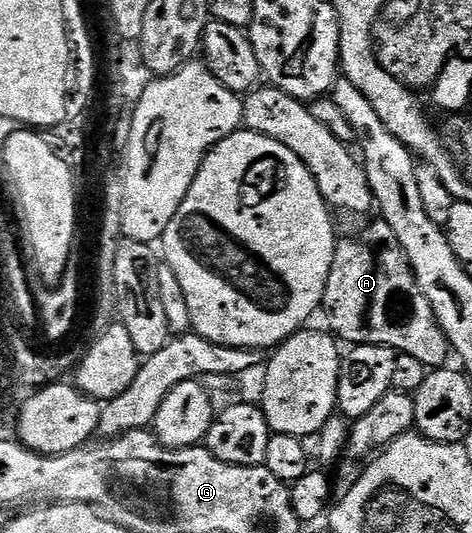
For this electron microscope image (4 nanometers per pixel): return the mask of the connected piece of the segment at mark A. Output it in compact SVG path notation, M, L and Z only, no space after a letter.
M381 217L376 218L376 223L361 228L356 235L351 235L348 239L340 238L335 244L335 256L325 285L322 314L327 314L327 323L332 327L330 330L340 340L343 338L347 345L371 344L387 347L396 353L415 357L426 369L442 368L446 364L443 362L447 359L447 351L449 355L447 335L439 328L429 301L426 299L424 303L415 303L413 289L405 289L395 281L395 250L398 247L399 242L393 229Z

